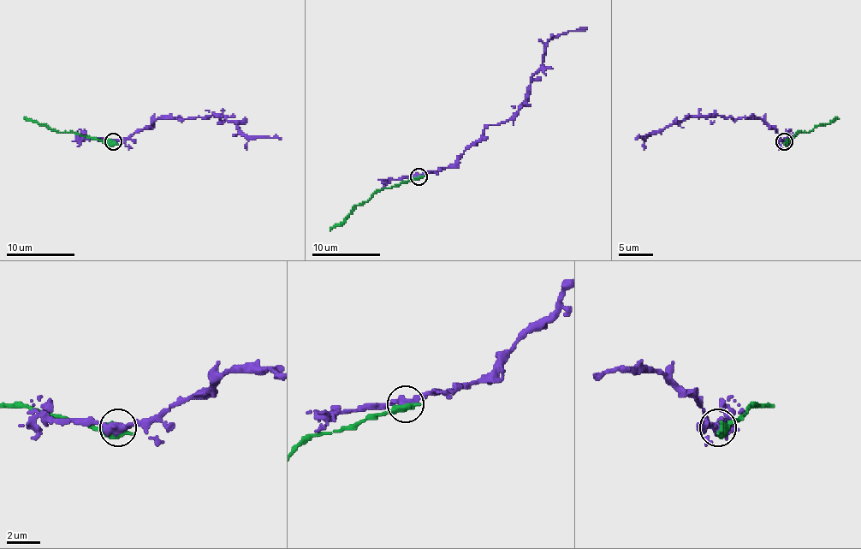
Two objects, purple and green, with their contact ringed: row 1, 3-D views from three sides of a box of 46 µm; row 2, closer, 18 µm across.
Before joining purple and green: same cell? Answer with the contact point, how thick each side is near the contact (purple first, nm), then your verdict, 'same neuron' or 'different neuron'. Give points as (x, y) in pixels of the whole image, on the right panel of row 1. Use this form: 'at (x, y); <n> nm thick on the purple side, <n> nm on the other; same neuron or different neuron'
at (784, 141); 420 nm thick on the purple side, 650 nm on the other; different neuron

